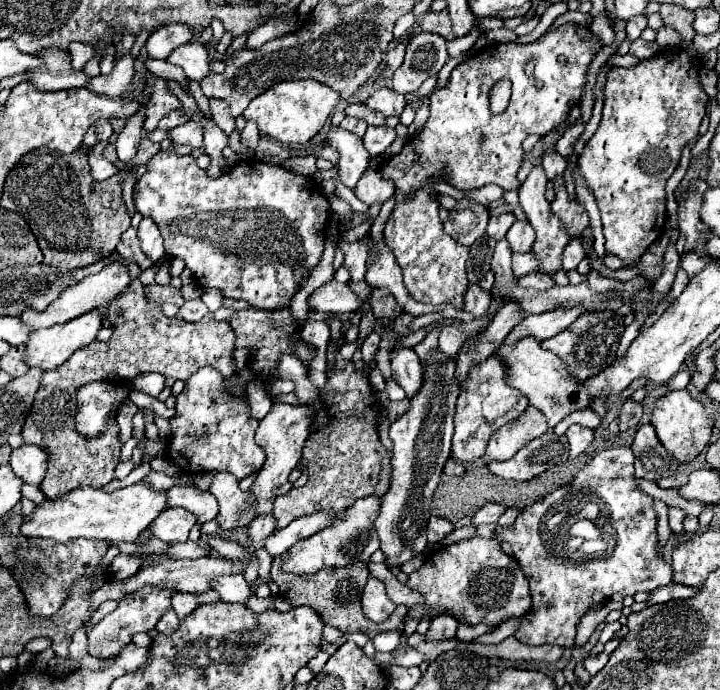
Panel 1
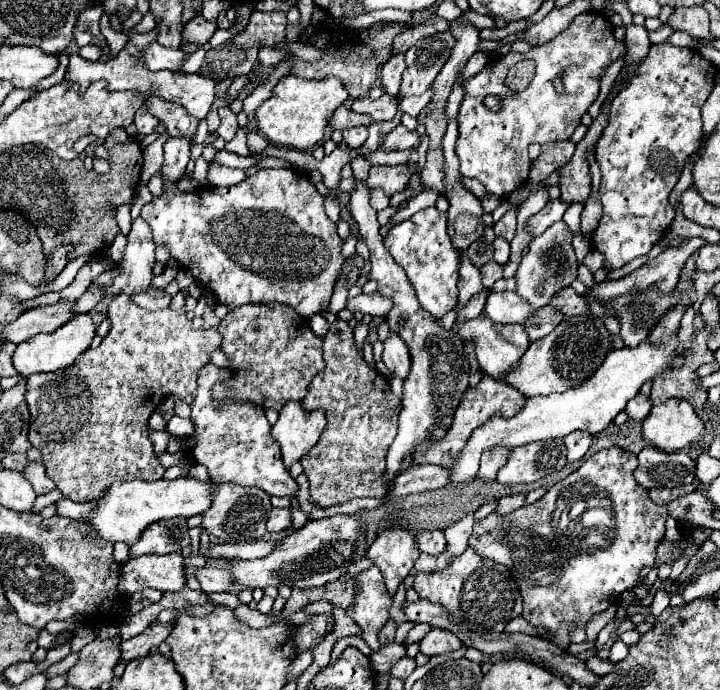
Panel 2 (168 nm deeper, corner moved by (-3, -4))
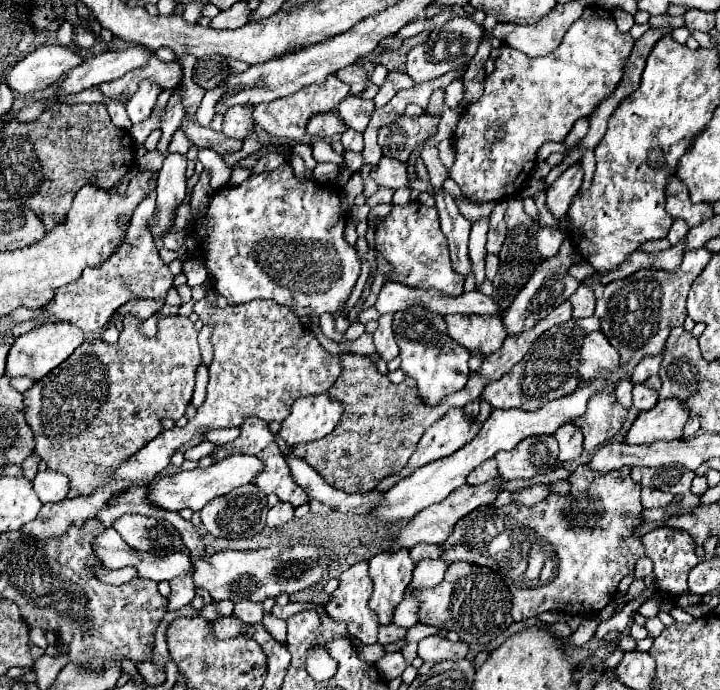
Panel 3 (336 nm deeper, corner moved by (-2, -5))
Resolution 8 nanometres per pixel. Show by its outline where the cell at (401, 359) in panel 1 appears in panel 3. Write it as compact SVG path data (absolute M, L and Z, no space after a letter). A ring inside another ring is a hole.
M381 315L377 323L379 323L379 327L373 333L373 345L375 345L377 353L381 355L381 359L391 361L393 357L399 355L399 347L395 343L395 335L393 335L393 327L391 327L393 315Z

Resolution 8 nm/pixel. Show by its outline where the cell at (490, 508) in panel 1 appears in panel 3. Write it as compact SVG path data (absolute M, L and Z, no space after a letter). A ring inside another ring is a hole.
M531 485L515 493L515 501L523 505L535 505L551 495L551 485Z

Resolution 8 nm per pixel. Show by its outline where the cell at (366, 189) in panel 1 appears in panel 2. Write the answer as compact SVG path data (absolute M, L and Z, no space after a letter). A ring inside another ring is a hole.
M406 164L398 166L372 166L366 186L368 188L380 188L386 196L392 196L396 192L402 192L406 188L406 182L410 178L410 168Z

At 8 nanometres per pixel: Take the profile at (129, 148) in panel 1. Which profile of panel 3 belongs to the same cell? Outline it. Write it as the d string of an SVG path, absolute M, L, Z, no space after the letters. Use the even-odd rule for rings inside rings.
M141 81L139 83L139 89L127 101L127 113L133 121L133 125L149 119L151 109L155 107L155 101L157 101L159 93L161 93L161 87L157 83L151 83L151 81Z

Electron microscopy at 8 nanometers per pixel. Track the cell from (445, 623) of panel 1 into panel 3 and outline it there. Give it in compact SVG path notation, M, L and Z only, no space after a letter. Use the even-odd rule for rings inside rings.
M439 635L435 637L427 637L423 641L419 641L419 657L423 661L433 661L433 663L439 663L439 661L459 661L467 655L469 647L463 643L463 641L457 641L457 643L451 643Z

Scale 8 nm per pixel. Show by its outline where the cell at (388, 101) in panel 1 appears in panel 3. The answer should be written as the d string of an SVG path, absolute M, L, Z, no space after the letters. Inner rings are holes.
M349 95L341 101L339 105L339 117L343 119L343 123L359 133L363 133L367 129L367 123L371 119L371 113L375 109L375 103L373 101L367 101L363 97L355 97L355 95Z

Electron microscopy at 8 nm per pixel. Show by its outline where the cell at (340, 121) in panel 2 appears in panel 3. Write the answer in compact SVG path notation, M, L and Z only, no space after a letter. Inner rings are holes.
M335 111L313 115L307 121L307 133L313 137L333 137L335 133L343 133L345 129L347 129L345 123L341 123L341 119Z

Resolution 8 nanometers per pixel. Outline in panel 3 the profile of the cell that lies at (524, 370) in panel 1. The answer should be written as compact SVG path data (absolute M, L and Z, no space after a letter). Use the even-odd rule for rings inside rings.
M445 315L443 319L447 323L447 335L471 351L481 349L483 355L489 355L491 351L497 351L505 341L505 327L501 327L501 317L497 315Z

